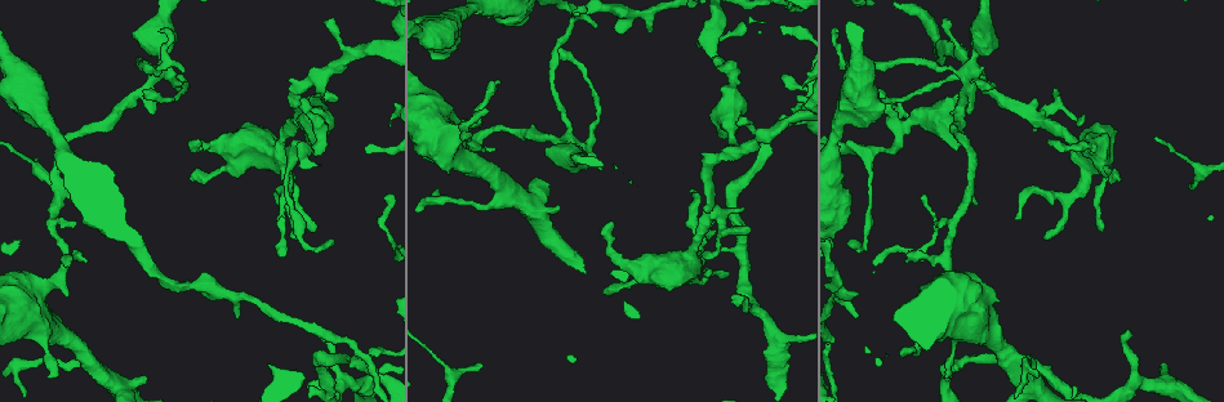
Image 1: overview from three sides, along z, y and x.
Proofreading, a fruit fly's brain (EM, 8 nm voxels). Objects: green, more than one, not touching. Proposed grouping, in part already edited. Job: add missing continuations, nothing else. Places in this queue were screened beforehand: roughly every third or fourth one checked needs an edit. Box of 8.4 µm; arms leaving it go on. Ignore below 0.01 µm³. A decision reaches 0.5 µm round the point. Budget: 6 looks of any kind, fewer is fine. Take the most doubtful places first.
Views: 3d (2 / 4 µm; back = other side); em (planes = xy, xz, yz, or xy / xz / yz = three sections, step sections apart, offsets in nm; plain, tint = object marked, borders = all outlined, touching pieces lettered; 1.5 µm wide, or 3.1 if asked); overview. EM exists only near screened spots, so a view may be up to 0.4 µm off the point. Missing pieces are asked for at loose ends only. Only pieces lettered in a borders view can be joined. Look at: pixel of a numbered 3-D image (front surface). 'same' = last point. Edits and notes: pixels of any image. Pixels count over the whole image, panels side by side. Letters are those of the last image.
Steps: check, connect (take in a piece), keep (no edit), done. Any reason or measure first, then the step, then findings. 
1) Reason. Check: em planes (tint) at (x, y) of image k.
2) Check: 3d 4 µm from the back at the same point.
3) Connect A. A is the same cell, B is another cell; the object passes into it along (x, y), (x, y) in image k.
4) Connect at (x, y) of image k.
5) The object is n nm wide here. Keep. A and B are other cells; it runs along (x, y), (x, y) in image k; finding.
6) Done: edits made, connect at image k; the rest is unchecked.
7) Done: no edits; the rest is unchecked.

Branch stops here. Check: em planes (tint) at (1127, 331) of image 1.

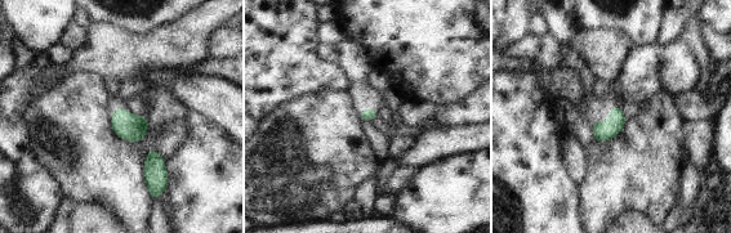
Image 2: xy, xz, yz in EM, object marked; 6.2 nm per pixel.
Check: em planes (borders) at the same point.

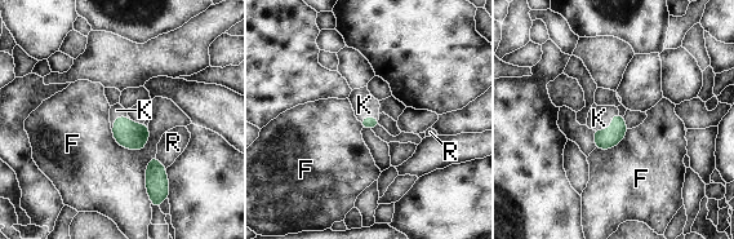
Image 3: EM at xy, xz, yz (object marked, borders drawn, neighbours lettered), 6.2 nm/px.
Connect K. K is the same cell, F and R are other cells; the neuron continues.

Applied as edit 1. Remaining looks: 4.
Free end. Check: 3d 2 µm at (1017, 217) of image 1.

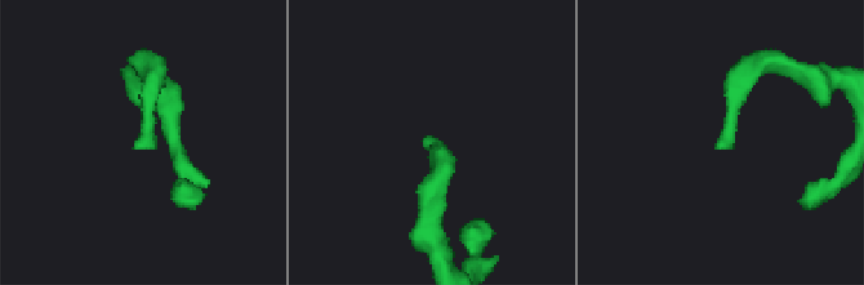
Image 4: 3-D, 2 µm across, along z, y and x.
Check: em yz step 8 (borders) at (136, 145) of image 4.

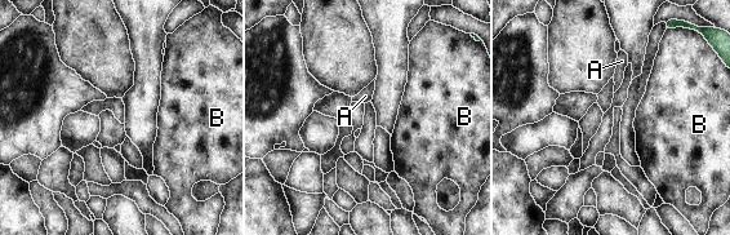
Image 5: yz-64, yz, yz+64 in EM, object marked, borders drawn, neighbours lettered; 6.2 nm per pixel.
Check: em planes (borders) at the same point.

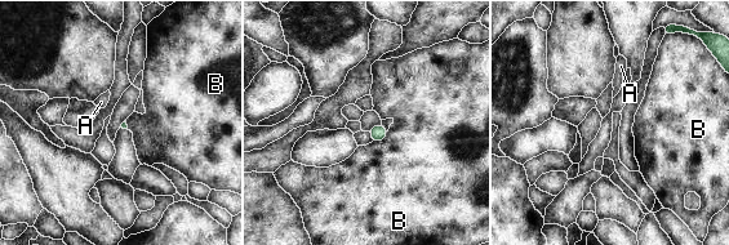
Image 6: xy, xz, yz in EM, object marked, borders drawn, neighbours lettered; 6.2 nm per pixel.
Keep. A and B are other cells; a border runs along (389, 130), (379, 141), (372, 142) in image 6; no lettered piece goes on from it.

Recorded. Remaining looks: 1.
Done: edits made, connect at image 3; the rest is unchecked.

